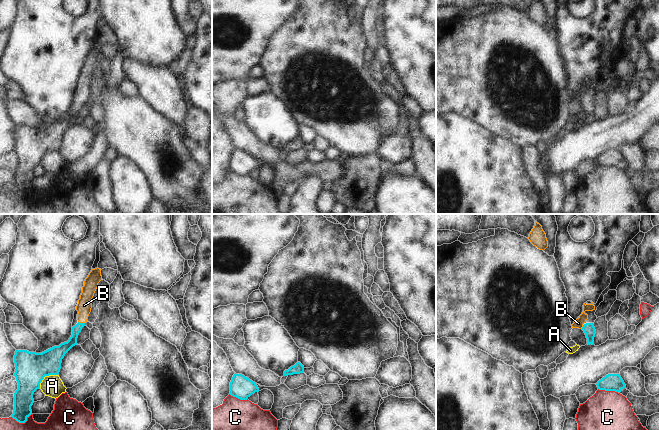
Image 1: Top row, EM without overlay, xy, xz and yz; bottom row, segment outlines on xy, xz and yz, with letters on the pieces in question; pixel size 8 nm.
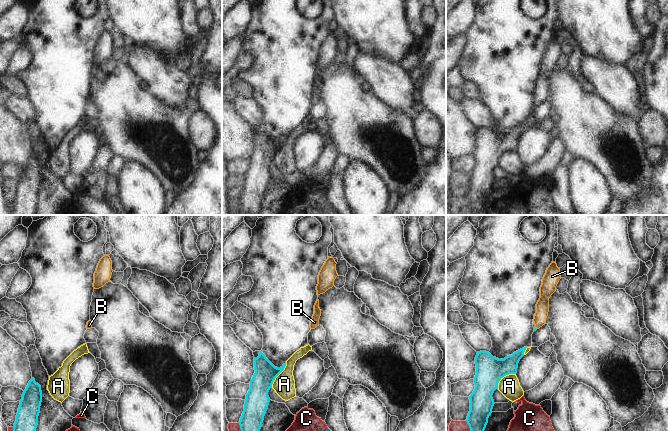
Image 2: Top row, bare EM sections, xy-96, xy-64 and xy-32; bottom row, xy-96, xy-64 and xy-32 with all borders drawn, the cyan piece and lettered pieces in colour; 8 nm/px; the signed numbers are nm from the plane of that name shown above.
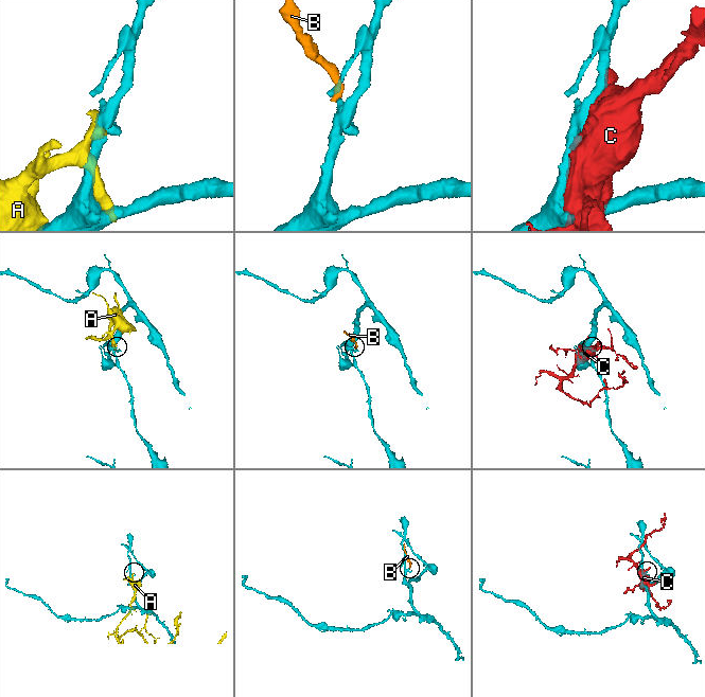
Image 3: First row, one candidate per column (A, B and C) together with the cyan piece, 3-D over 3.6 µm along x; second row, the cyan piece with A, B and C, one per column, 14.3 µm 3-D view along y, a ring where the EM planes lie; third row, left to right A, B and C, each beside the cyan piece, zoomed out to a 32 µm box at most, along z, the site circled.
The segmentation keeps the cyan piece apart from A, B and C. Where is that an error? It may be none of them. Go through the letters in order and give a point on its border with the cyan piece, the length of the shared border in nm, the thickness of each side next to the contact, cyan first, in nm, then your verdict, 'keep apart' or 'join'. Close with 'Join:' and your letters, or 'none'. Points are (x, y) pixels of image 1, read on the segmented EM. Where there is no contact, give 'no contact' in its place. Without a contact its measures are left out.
A: meets cyan in xy at (45, 375); contact 190 nm long; 260 nm thick on the cyan side, 170 nm on the other; keep apart
B: meets cyan in xy at (81, 323); contact 60 nm long; 90 nm thick on the cyan side, 120 nm on the other; join
C: meets cyan in xy at (22, 422); contact 170 nm long; 160 nm thick on the cyan side, 120 nm on the other; keep apart
Join: B

